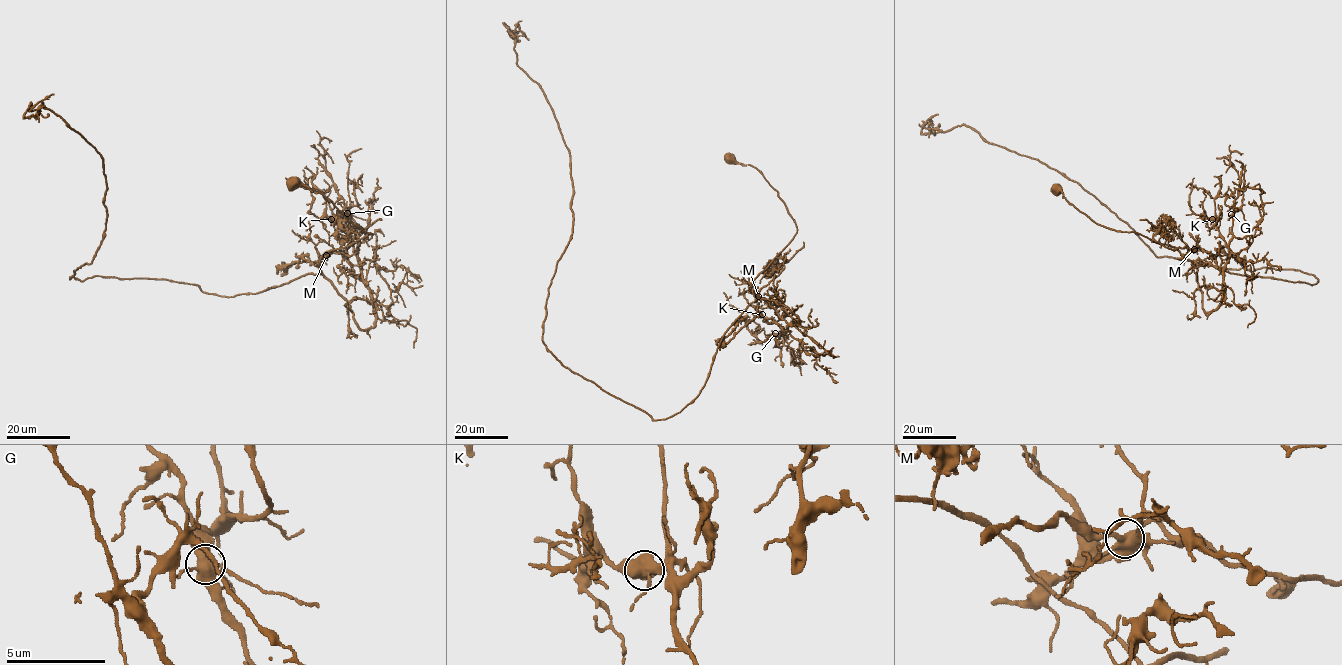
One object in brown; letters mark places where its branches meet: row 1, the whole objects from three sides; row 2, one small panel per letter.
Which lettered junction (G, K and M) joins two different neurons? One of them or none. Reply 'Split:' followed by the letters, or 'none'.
Split: M

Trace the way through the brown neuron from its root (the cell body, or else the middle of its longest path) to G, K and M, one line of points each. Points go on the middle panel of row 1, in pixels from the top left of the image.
G: (730, 158), (761, 172), (797, 227), (791, 242), (751, 284), (787, 324), (783, 334), (775, 333)
K: (730, 158), (761, 172), (797, 227), (791, 242), (751, 284), (787, 329), (762, 314)
M: (730, 158), (751, 165), (761, 172), (777, 192), (797, 227), (791, 242), (751, 284), (758, 295)

